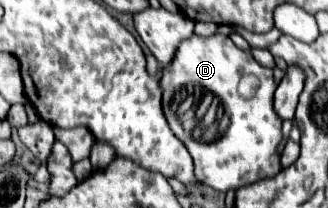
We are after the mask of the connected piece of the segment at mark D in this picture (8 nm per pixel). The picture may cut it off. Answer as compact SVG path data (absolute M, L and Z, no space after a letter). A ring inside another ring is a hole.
M192 34L180 42L174 60L162 68L160 86L168 126L190 152L194 174L202 184L226 192L278 174L282 120L272 108L276 82L272 70L260 66L250 52L238 50L234 42L222 34L206 38ZM246 74L258 78L258 88L252 98L244 98L238 92L238 84ZM206 96L212 96L212 100L202 114L198 110Z

